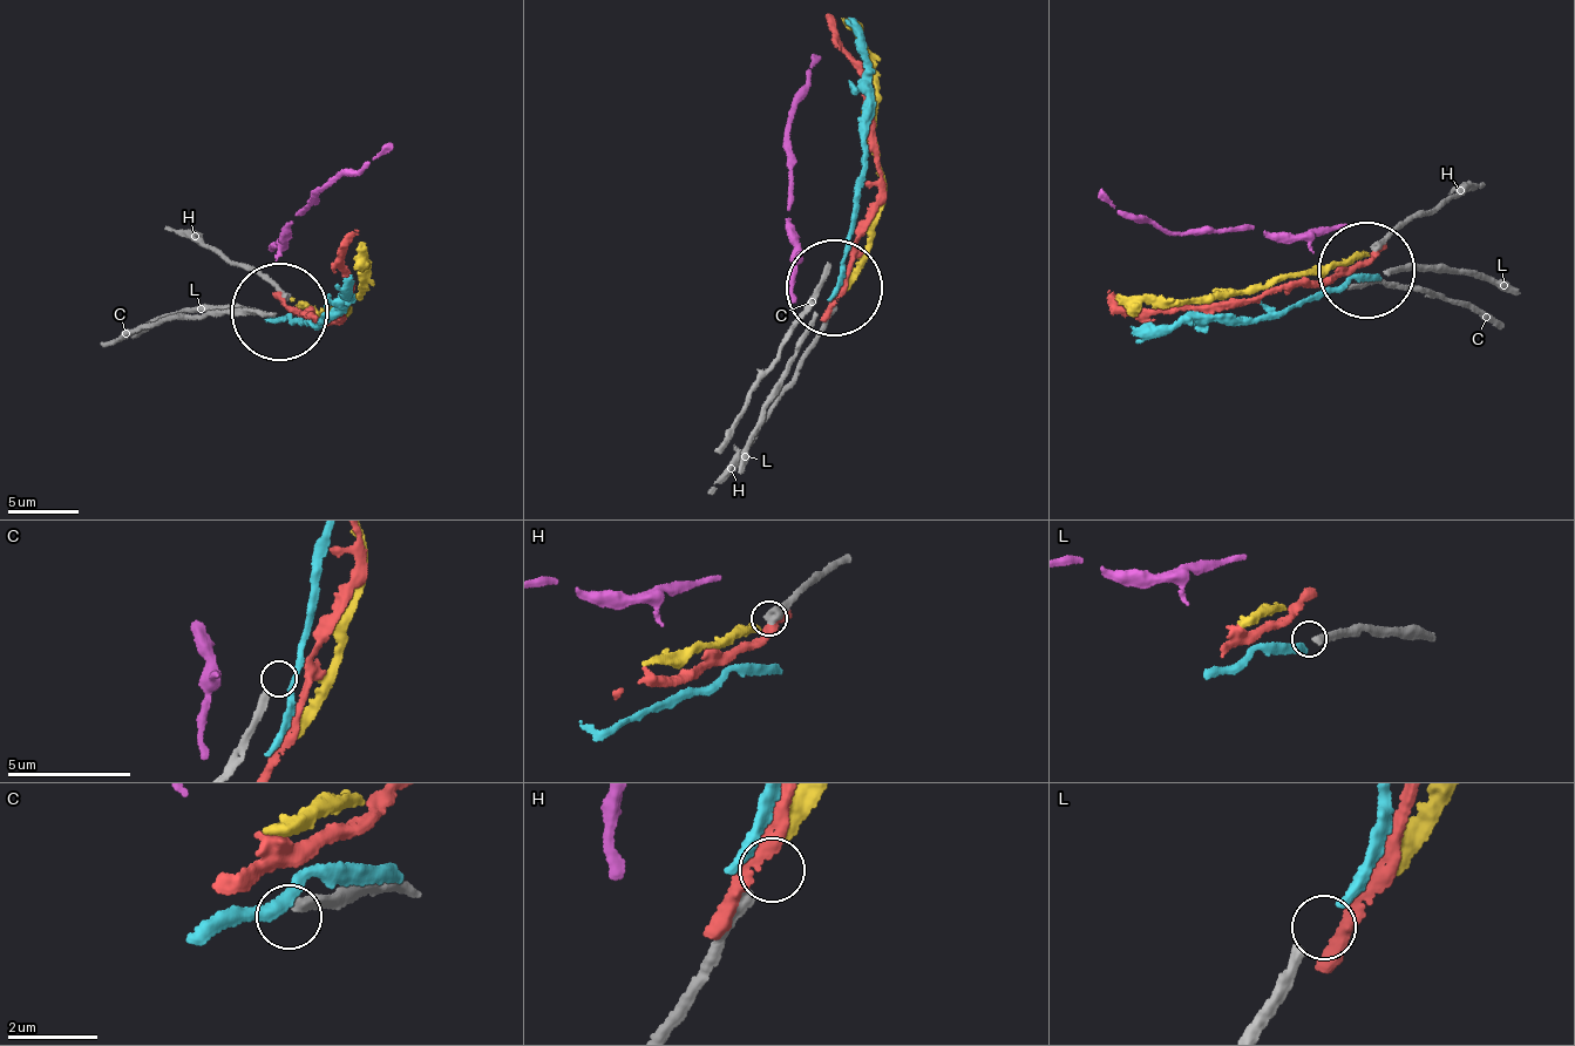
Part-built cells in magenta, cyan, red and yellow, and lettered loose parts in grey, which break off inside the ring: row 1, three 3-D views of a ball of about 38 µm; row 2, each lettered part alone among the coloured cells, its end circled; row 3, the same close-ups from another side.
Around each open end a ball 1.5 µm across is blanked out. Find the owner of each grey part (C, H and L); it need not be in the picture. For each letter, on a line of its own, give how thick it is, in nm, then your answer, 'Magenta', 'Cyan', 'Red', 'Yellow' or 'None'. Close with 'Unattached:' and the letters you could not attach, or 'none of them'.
C: Thickness 260 nm. None
H: Thickness 400 nm. Yellow
L: Thickness 260 nm. Cyan
Unattached: C

